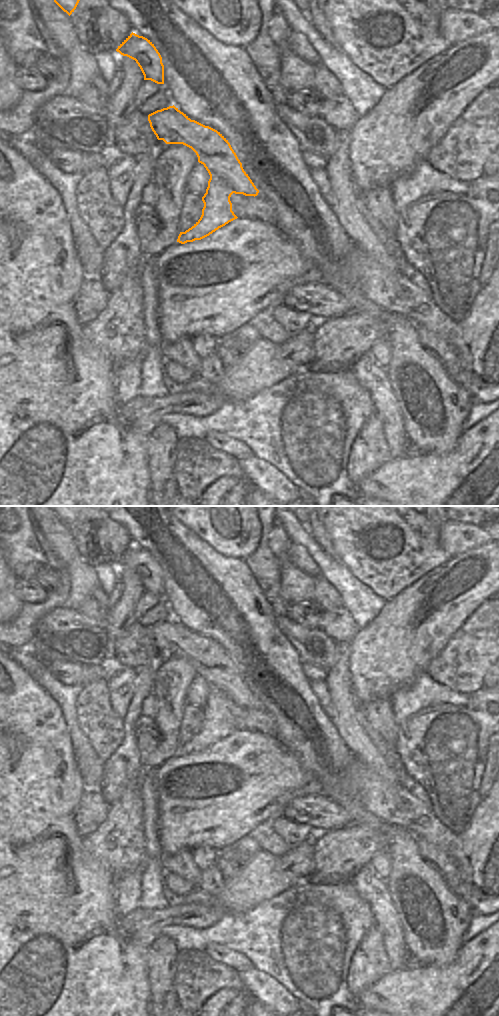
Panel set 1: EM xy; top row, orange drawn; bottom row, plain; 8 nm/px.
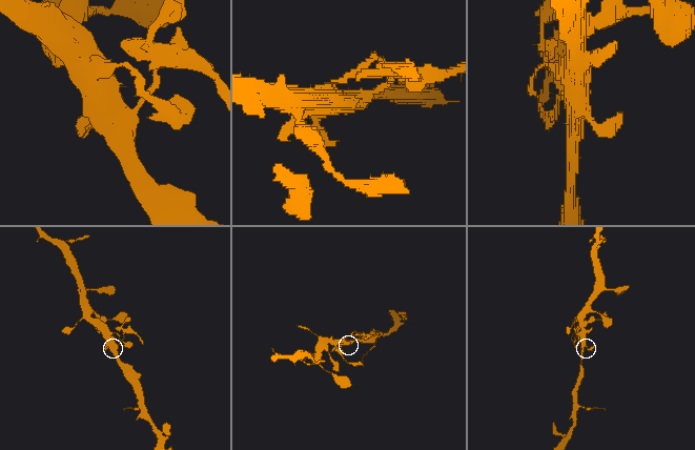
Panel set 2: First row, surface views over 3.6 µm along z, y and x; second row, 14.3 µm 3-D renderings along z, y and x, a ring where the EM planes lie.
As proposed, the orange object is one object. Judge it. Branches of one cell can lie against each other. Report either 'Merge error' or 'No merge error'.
No merge error.

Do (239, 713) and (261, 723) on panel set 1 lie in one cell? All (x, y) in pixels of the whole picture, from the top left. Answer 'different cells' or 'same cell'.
same cell

